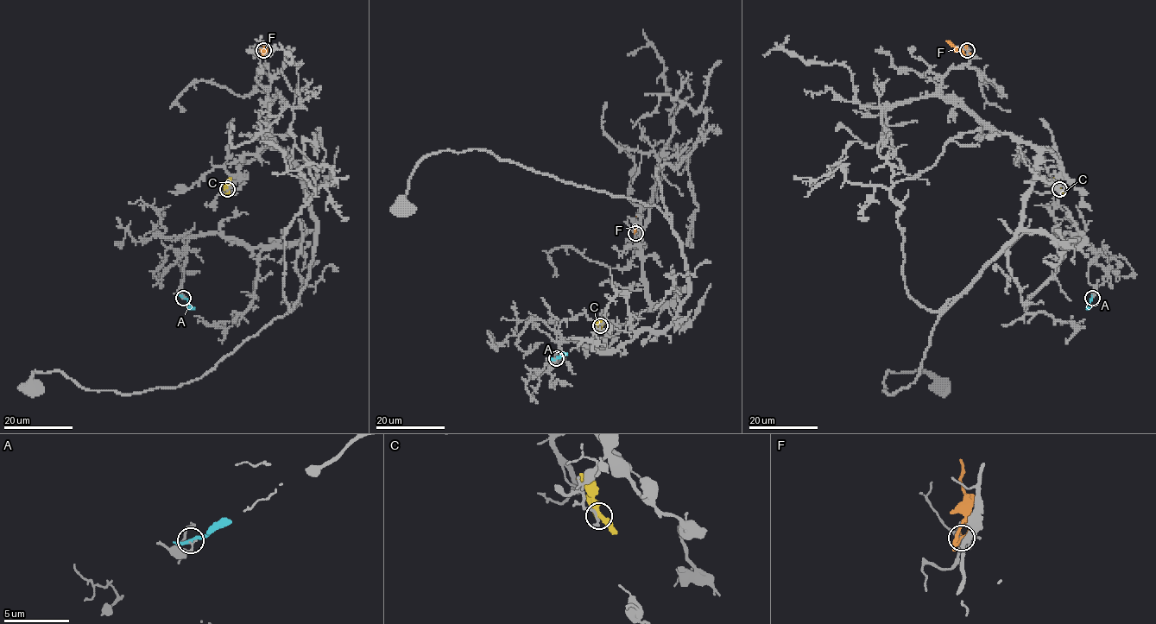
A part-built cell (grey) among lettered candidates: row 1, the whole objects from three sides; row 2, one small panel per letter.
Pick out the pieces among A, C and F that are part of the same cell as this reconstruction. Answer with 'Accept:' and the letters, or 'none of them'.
Accept: C

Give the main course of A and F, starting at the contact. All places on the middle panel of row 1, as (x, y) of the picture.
A: (556, 358), (566, 353)
F: (635, 233), (635, 212)

